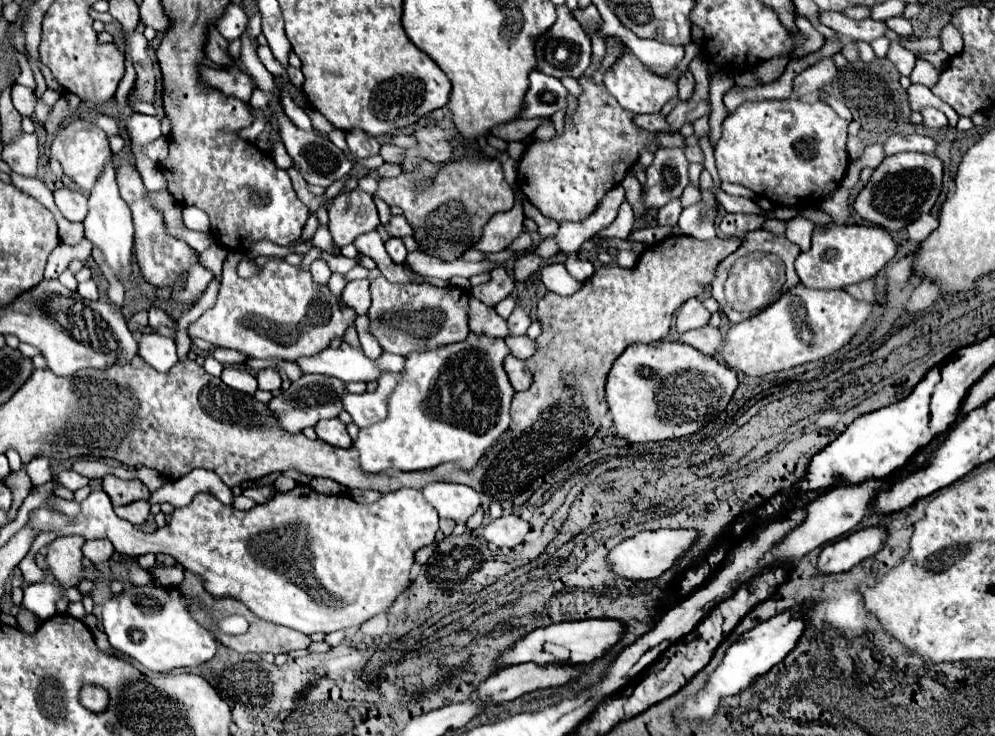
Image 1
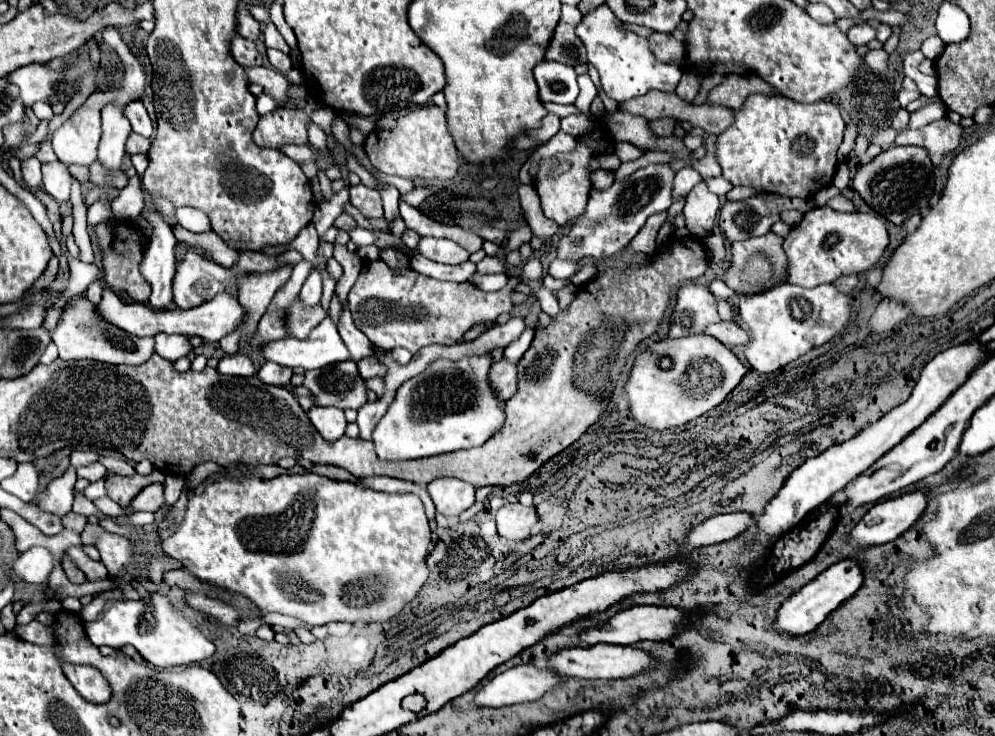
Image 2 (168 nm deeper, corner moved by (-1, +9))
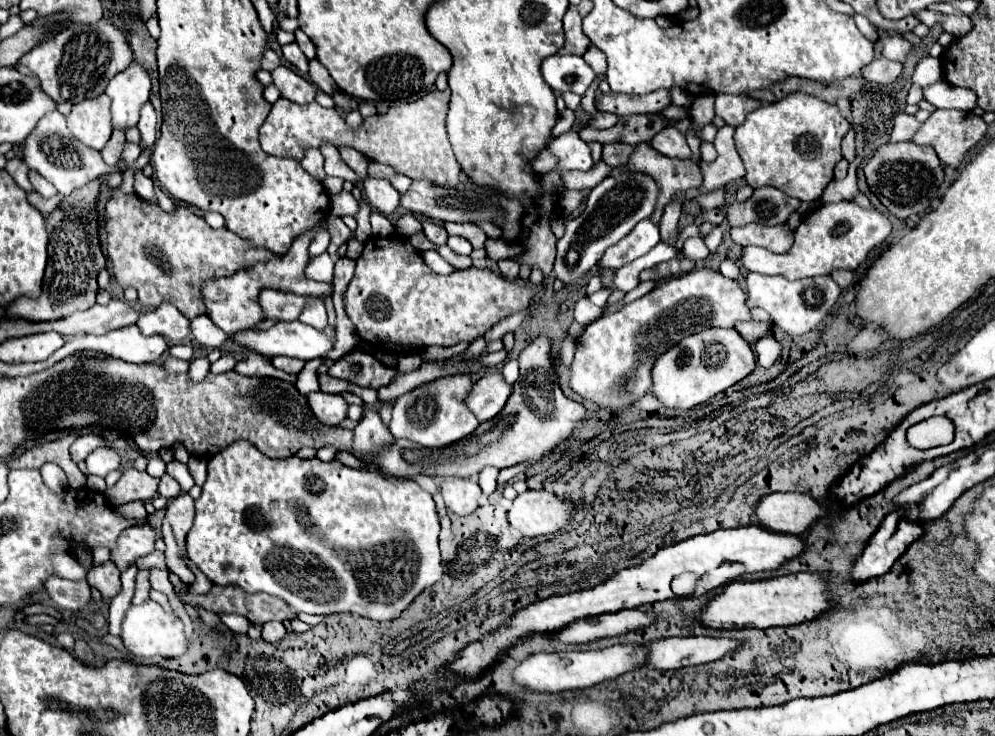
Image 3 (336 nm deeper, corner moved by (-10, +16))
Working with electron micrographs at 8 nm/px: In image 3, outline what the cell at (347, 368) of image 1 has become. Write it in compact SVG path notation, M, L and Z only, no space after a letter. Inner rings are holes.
M299 320L277 322L269 330L243 330L243 332L237 332L231 340L235 344L239 344L241 348L257 352L257 354L261 354L265 358L287 356L287 358L299 358L299 360L305 360L305 362L313 360L313 358L319 358L319 356L327 354L333 348L333 342L325 332L319 332L319 330L307 326L307 324L299 322Z

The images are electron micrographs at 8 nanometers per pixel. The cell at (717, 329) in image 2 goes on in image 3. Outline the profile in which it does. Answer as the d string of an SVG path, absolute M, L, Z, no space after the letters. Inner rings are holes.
M751 320L751 322L737 322L737 324L735 324L735 330L737 330L747 342L755 342L755 340L763 338L765 334L769 334L771 324L769 324L769 322L755 322L755 320Z

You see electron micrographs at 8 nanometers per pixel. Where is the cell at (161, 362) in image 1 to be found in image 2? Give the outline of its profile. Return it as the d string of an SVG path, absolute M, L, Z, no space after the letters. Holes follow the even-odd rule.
M158 333L154 335L154 349L162 359L168 361L176 361L184 355L188 355L188 351L192 349L188 343L186 335L168 335L168 333Z

